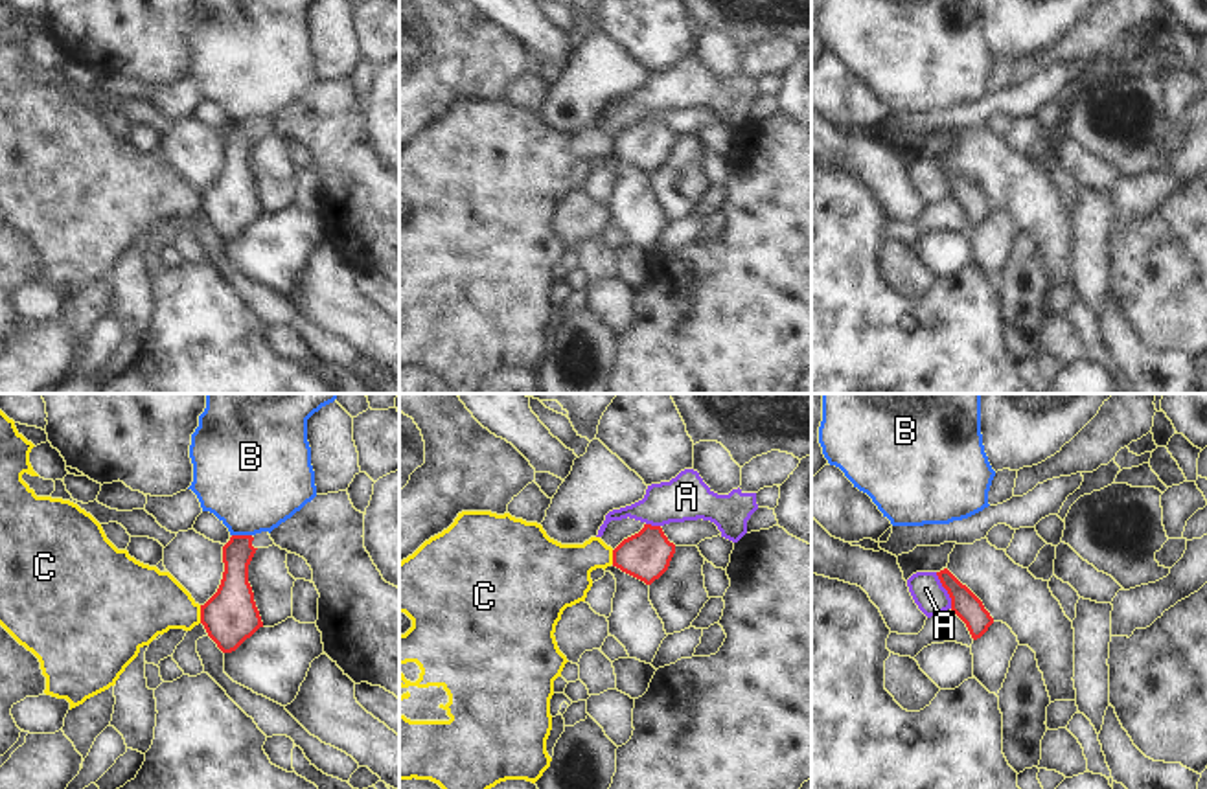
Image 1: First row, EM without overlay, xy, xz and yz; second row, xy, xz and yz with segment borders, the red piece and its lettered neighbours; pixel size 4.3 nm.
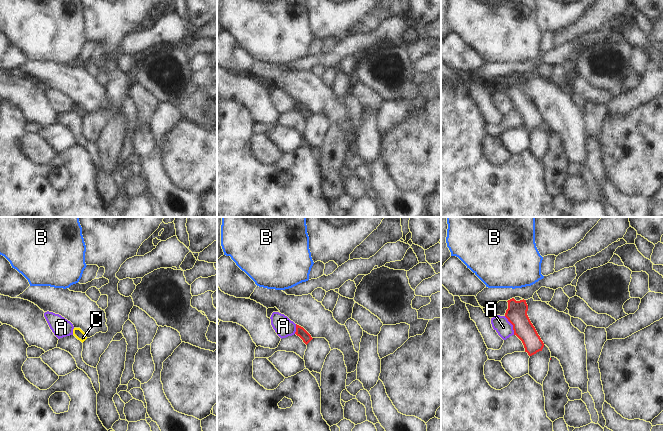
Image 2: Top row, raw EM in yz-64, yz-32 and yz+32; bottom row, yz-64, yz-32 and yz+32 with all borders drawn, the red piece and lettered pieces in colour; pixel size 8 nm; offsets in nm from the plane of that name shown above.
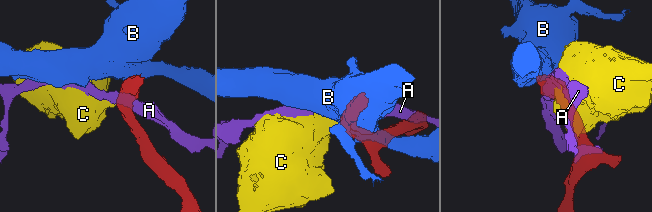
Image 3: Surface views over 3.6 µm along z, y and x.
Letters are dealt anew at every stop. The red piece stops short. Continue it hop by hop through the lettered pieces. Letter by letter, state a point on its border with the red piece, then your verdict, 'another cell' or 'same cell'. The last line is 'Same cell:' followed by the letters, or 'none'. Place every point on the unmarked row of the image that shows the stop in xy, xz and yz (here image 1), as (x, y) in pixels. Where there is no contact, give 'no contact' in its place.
A: contact yz (946, 177); another cell
B: contact xy (241, 124); another cell
C: contact xy (201, 203); another cell
Same cell: none

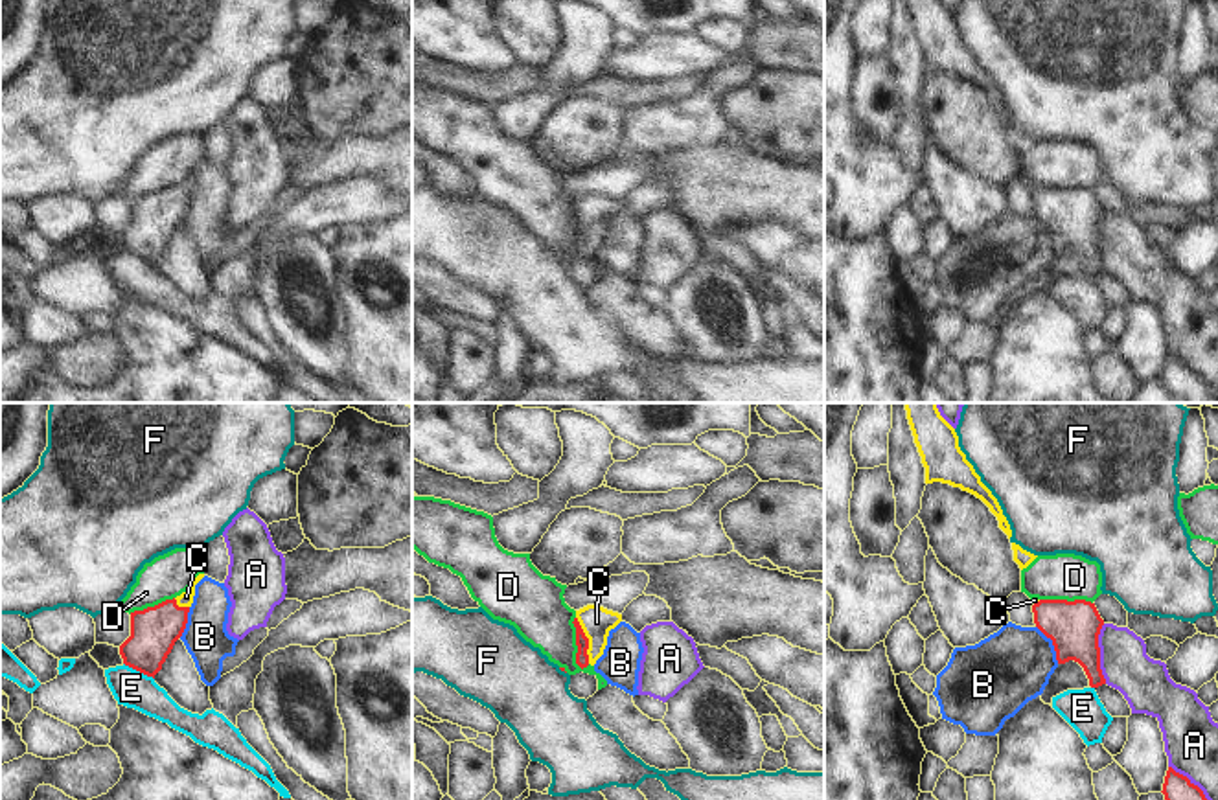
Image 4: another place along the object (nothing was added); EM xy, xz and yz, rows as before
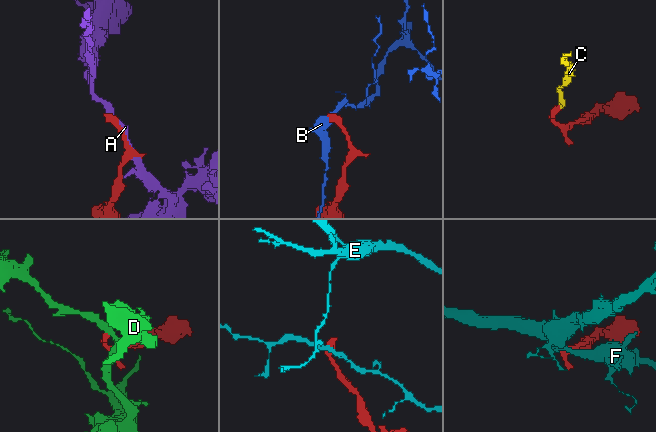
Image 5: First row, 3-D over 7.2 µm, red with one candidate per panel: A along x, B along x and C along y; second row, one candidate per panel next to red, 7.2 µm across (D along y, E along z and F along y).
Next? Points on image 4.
A: contact yz (1099, 241); another cell
B: contact yz (1053, 232); another cell
C: contact xz (587, 228); same cell
D: contact xz (576, 232); another cell
E: contact xy (138, 258); another cell
F: contact xz (562, 258); another cell
Same cell: C

